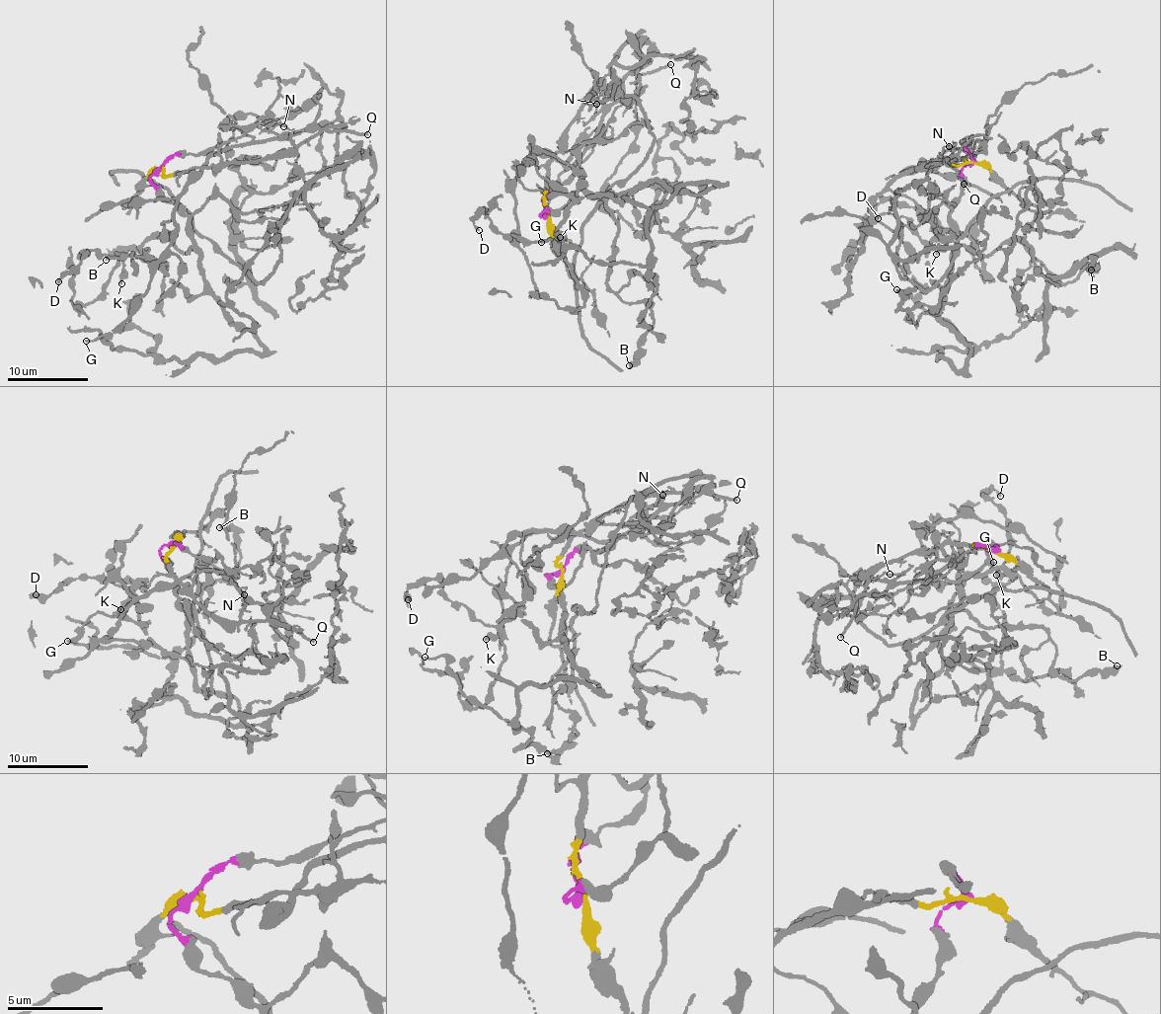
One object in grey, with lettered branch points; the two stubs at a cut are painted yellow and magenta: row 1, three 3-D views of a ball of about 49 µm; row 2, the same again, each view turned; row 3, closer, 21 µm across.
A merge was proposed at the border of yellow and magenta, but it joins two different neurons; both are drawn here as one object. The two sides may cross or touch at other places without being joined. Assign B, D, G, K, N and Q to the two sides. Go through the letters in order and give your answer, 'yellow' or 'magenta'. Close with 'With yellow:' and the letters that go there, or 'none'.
B: magenta
D: magenta
G: magenta
K: magenta
N: yellow
Q: yellow
With yellow: N, Q

